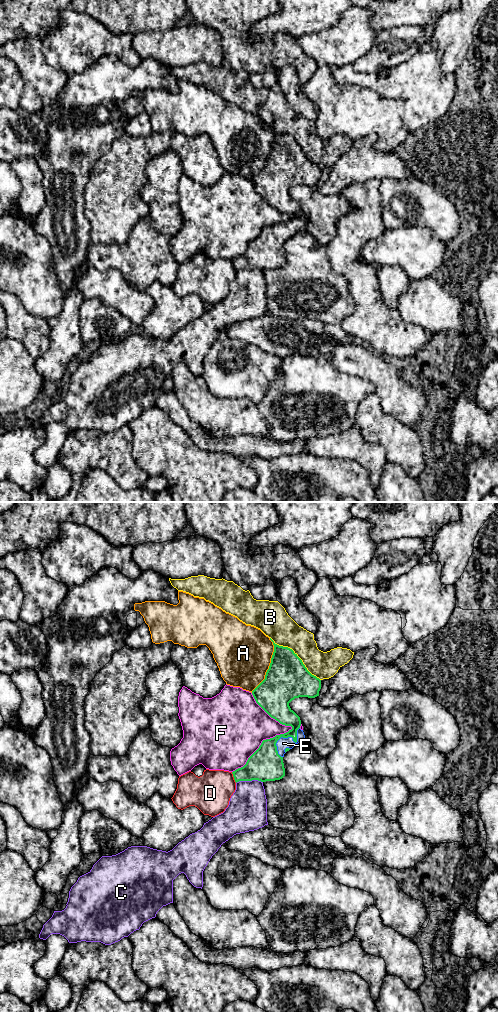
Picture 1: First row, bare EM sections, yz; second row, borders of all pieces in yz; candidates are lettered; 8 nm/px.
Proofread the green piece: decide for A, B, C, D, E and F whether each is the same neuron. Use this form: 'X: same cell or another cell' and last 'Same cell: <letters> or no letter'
A: another cell
B: another cell
C: another cell
D: another cell
E: same cell
F: another cell
Same cell: E

